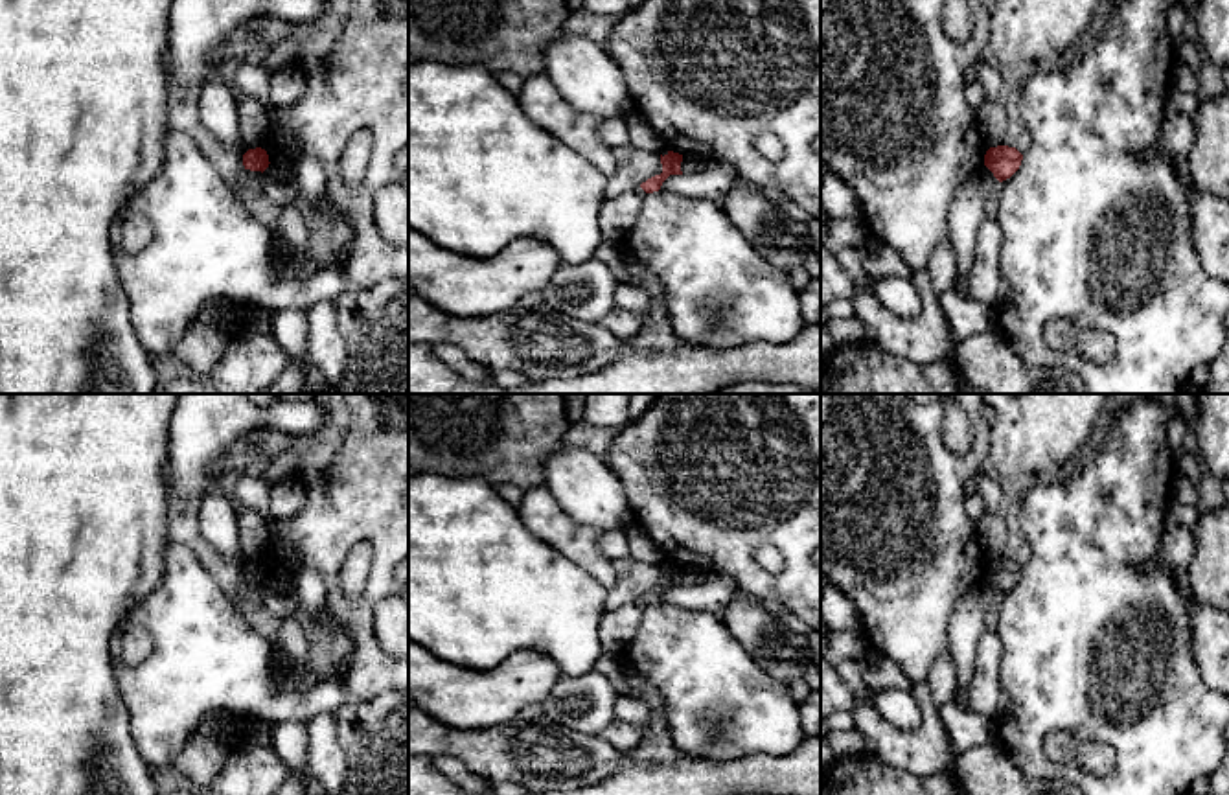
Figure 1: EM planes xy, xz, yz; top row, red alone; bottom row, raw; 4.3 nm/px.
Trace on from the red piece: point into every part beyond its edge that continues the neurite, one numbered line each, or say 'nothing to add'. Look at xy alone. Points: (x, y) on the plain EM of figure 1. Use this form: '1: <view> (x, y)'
nothing to add

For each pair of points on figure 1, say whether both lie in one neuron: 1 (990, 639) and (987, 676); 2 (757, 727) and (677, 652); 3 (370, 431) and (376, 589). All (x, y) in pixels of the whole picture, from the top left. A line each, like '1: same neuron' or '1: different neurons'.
1: same neuron
2: same neuron
3: same neuron

